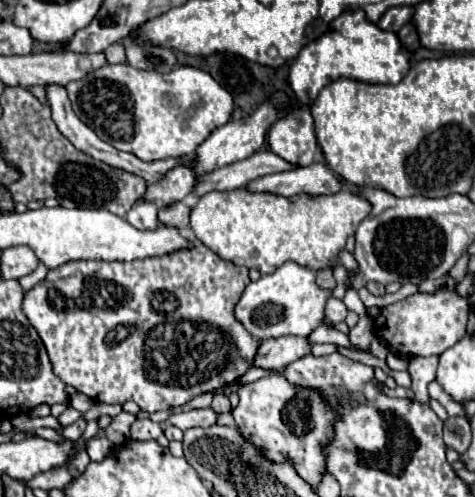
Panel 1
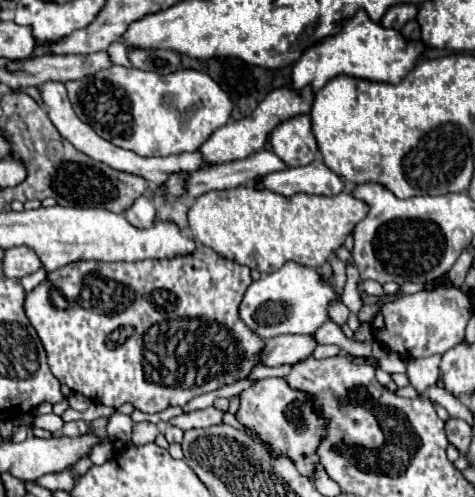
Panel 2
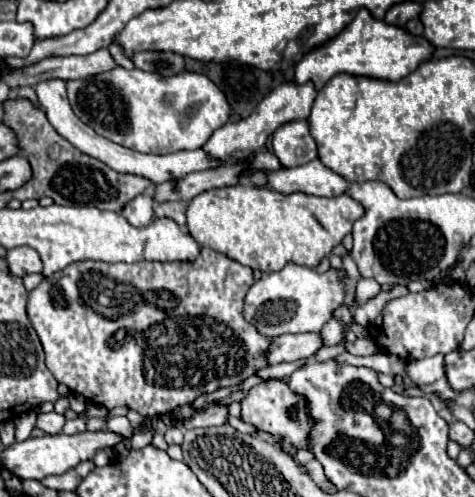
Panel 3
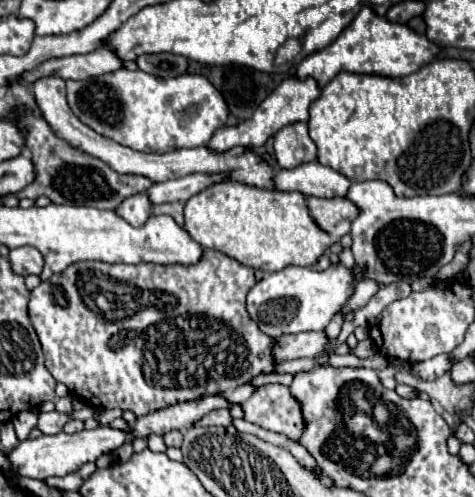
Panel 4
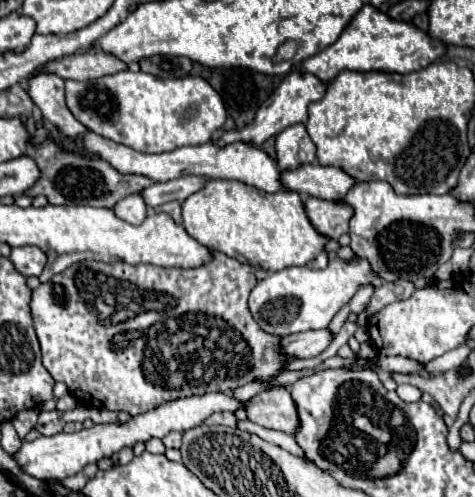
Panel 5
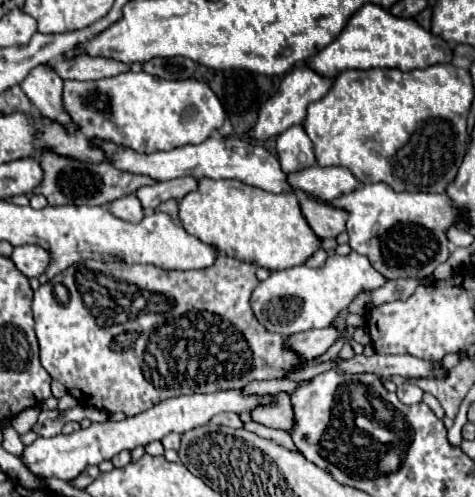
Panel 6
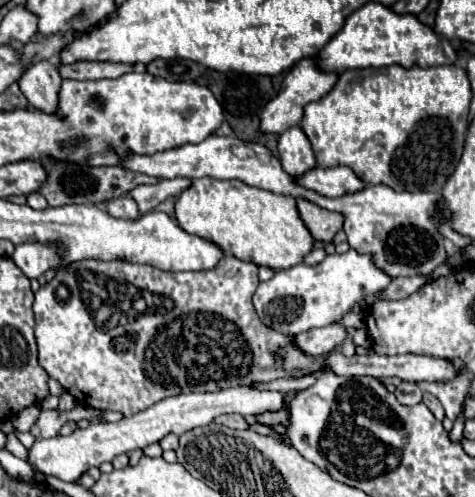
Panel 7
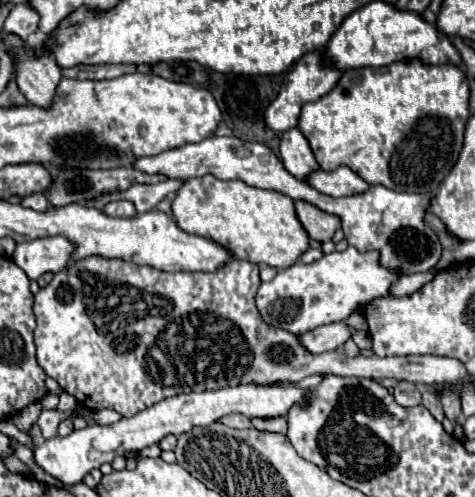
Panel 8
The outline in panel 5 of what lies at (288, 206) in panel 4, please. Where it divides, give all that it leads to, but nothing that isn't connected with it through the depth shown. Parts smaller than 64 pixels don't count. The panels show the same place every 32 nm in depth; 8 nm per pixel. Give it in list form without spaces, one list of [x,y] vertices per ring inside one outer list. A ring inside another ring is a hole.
[[[206,180],[202,190],[182,202],[184,230],[200,244],[244,264],[260,266],[266,272],[304,266],[324,250],[329,239],[338,241],[342,234],[348,233],[354,212],[347,204],[312,198],[308,194],[300,196],[290,190],[270,194],[238,180]],[[300,196],[304,206],[300,204]]]

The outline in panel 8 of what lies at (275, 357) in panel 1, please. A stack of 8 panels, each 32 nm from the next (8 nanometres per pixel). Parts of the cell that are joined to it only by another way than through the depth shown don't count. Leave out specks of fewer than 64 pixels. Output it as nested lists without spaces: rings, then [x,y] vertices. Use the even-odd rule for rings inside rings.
[[[340,322],[340,324],[326,324],[320,328],[314,328],[312,332],[302,334],[300,340],[312,354],[322,354],[322,352],[334,350],[338,346],[344,346],[344,342],[350,336],[352,336],[352,332],[346,326],[346,322]]]

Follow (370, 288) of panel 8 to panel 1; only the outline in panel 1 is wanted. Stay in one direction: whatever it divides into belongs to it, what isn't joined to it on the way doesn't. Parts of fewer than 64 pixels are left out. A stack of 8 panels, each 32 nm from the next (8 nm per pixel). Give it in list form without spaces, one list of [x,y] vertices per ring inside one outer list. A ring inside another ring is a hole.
[[[286,262],[274,274],[264,274],[260,280],[250,282],[236,304],[236,318],[256,336],[258,340],[278,338],[286,334],[308,336],[314,332],[326,318],[324,306],[332,296],[330,290],[316,284],[316,272],[304,268],[296,262]]]

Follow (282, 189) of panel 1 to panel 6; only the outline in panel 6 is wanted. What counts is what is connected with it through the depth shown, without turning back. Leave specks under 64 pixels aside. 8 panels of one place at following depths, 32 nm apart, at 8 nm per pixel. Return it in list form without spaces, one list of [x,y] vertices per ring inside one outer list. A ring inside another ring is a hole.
[[[342,166],[304,168],[304,172],[288,174],[288,180],[292,180],[294,188],[312,192],[314,196],[320,196],[324,200],[334,200],[336,196],[354,192],[360,186],[356,176],[348,168],[342,168]]]

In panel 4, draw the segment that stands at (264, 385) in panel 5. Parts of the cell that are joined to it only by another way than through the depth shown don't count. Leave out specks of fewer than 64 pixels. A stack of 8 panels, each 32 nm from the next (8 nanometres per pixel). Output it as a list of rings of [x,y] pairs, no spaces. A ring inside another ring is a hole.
[[[245,384],[234,388],[234,390],[228,390],[225,392],[225,398],[232,403],[241,404],[245,402],[256,390],[256,387],[251,384]]]

